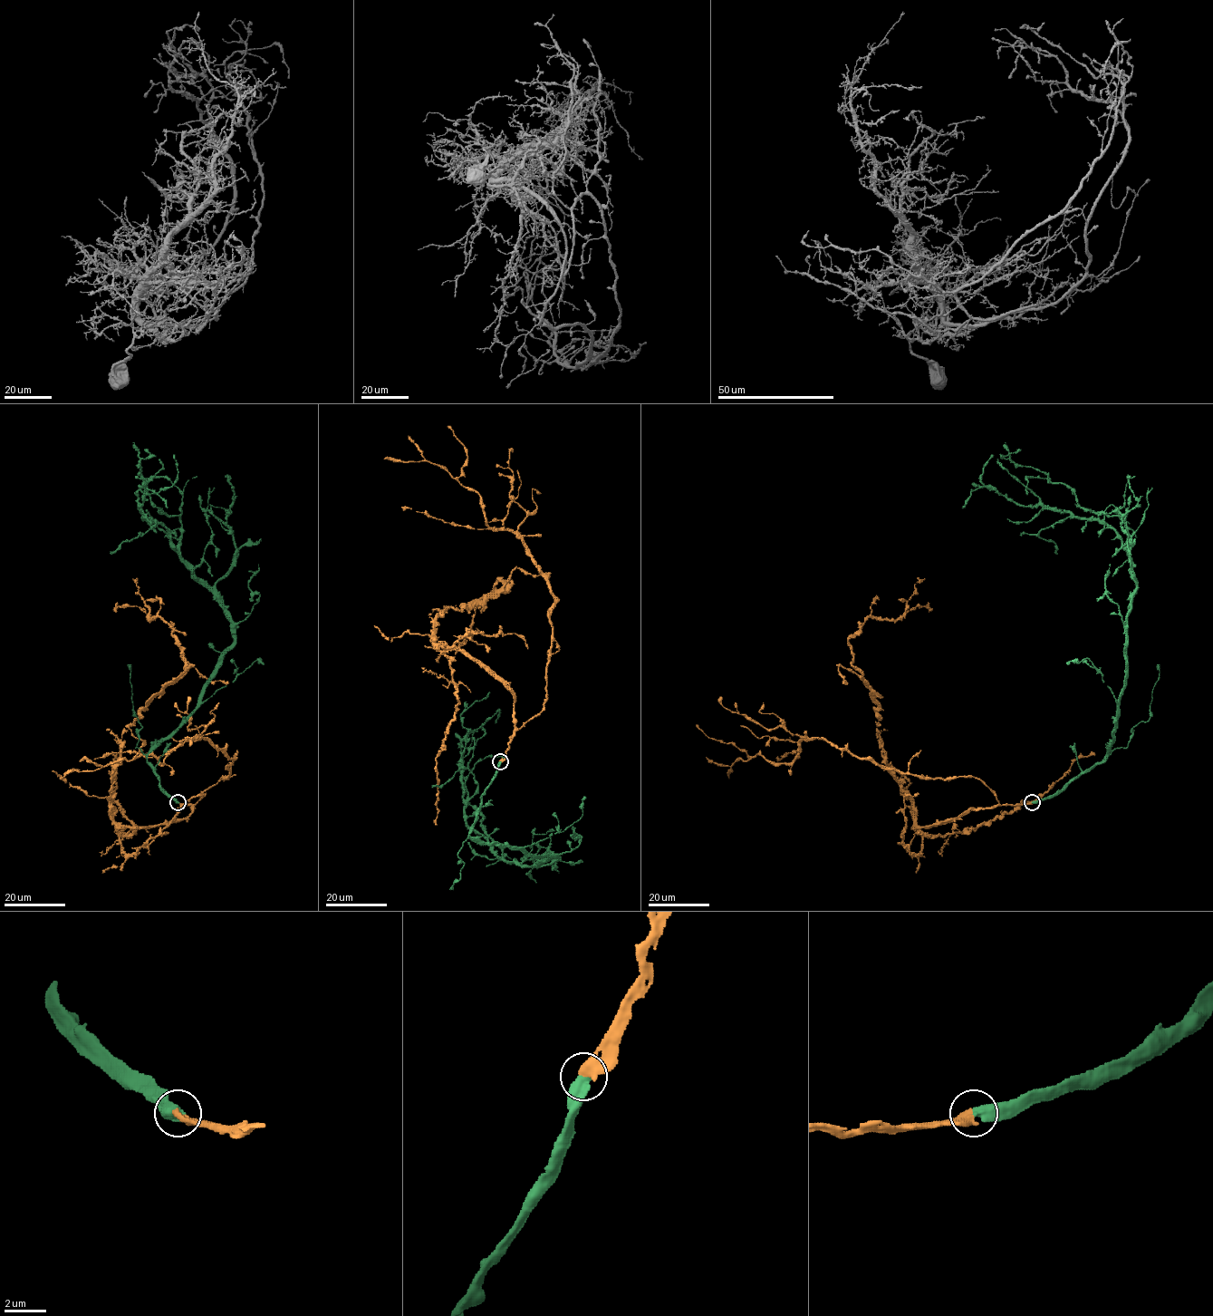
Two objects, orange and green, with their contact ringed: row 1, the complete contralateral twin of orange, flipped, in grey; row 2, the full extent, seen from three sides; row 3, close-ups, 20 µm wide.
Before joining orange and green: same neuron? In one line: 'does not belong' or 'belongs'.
belongs

